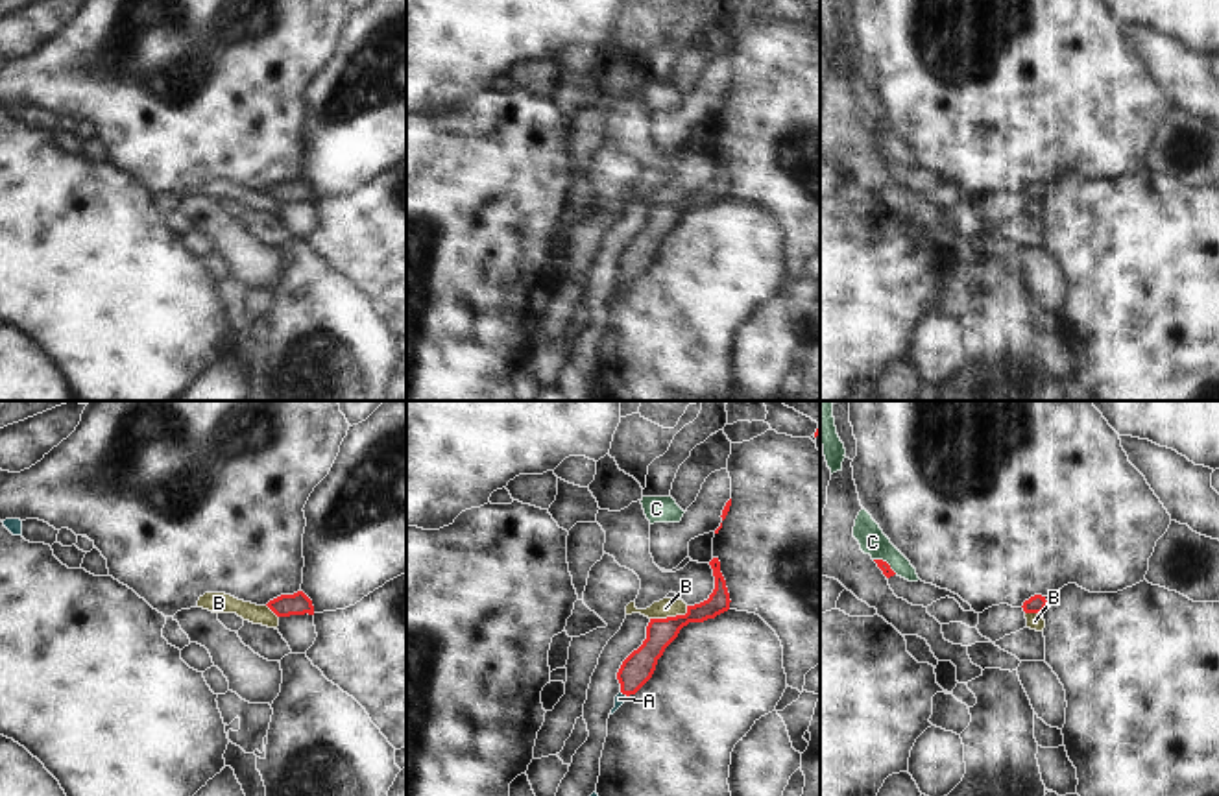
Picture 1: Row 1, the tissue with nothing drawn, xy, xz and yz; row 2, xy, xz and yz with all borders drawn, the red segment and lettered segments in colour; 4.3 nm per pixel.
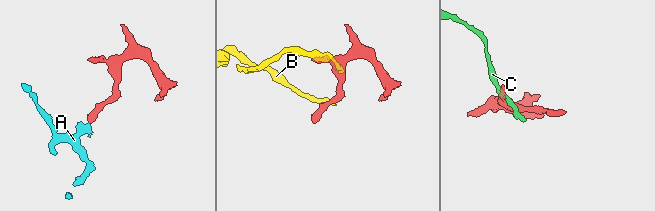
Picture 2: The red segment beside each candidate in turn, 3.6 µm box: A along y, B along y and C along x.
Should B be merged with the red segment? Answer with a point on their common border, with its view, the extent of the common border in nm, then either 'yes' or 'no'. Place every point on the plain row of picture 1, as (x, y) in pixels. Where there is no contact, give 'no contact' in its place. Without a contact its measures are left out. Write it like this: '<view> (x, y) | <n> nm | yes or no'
xz (671, 204) | 180 nm | no

